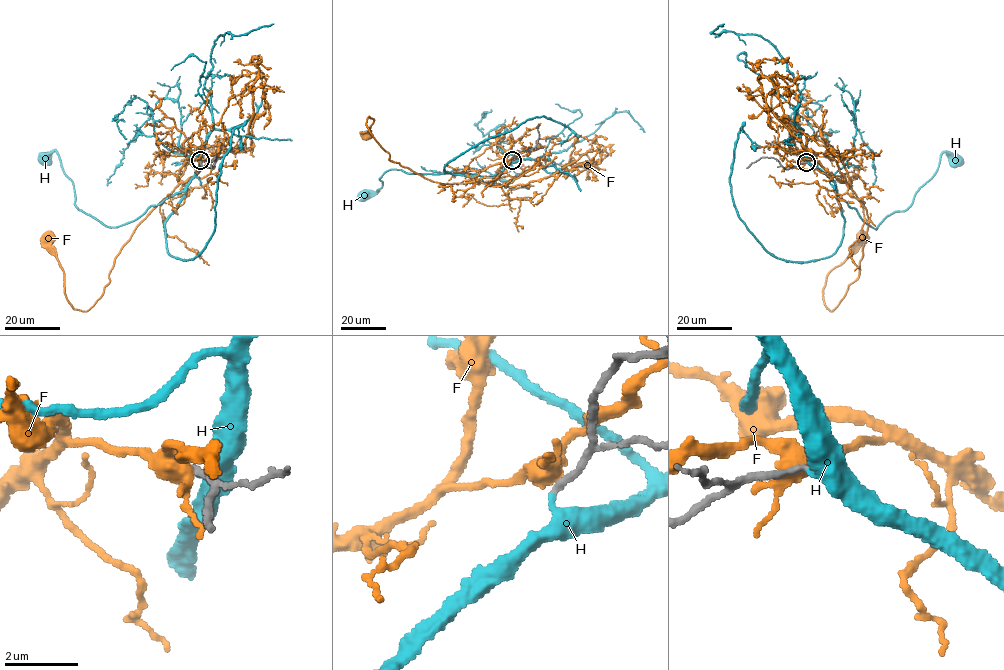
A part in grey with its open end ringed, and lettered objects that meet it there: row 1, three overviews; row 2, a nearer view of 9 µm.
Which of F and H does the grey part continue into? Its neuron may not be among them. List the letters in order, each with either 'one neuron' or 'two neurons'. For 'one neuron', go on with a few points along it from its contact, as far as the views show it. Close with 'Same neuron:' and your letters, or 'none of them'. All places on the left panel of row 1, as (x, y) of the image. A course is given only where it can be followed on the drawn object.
F: two neurons
H: one neuron | via (200, 160), (165, 223), (168, 253), (186, 259), (201, 253), (212, 234), (220, 164), (236, 128), (240, 150)
Same neuron: H

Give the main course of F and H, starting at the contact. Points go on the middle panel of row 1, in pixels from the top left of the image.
F: (512, 160), (490, 165), (474, 181), (441, 184), (389, 160), (366, 124), (370, 117), (367, 136)
H: (512, 160), (488, 176), (443, 169), (479, 143), (531, 118), (544, 116), (564, 124), (571, 132), (559, 143)

